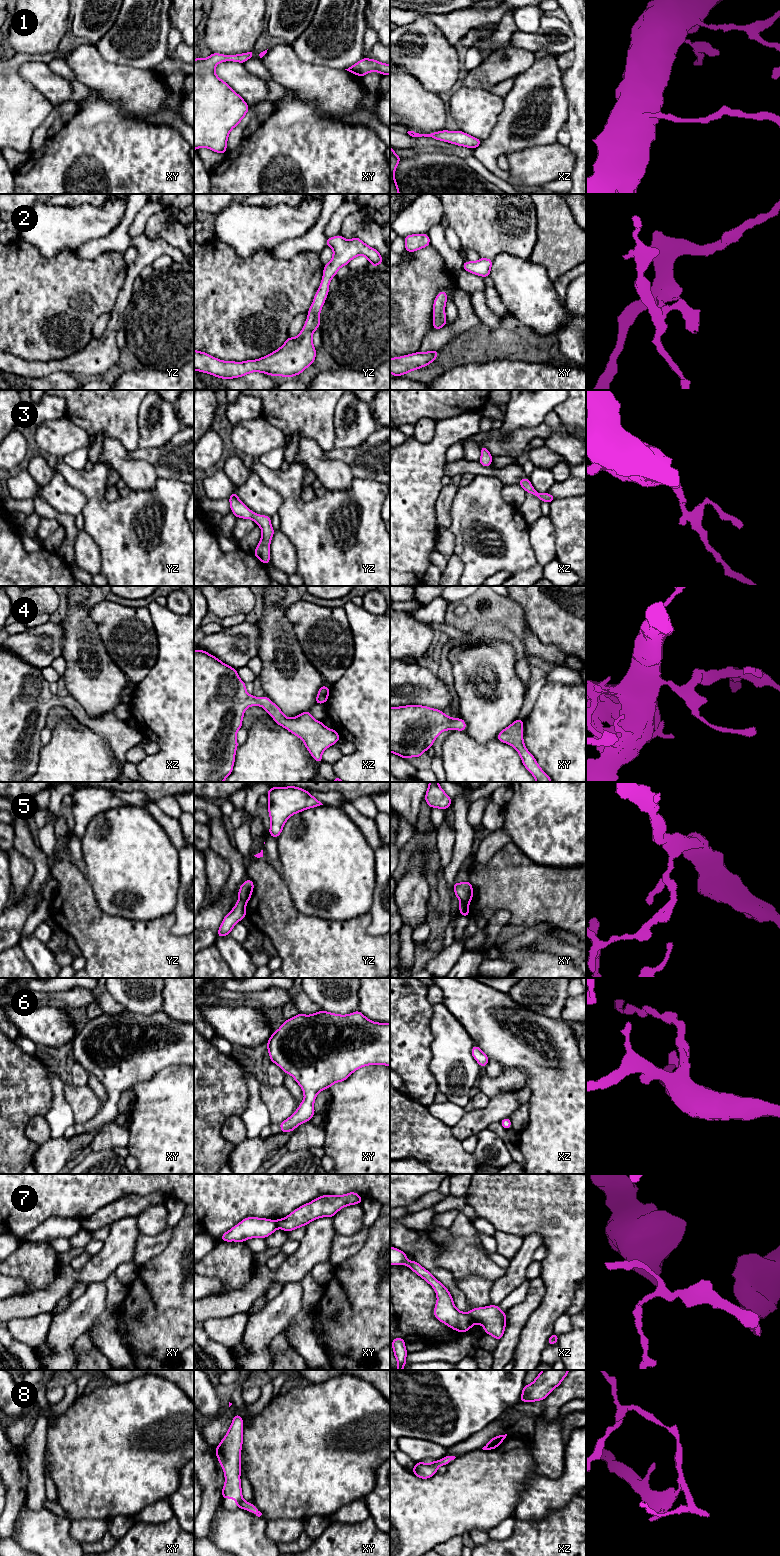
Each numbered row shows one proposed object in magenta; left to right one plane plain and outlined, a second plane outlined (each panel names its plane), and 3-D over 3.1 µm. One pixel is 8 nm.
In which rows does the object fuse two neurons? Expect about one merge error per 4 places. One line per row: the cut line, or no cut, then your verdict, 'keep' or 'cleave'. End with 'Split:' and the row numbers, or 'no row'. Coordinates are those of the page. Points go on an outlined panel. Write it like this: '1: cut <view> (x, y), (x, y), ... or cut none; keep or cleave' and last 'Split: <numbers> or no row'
1: cut none; keep
2: cut none; keep
3: cut none; keep
4: cut none; keep
5: cut xy (468, 902), (461, 903); cleave
6: cut none; keep
7: cut xz (467, 1313), (476, 1322); cleave
8: cut none; keep
Split: 5, 7

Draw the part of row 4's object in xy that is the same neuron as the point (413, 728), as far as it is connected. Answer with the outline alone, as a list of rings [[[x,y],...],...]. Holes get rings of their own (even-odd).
[[[422,705],[390,707],[390,752],[404,759],[420,757],[432,747],[435,739],[446,730],[466,730],[466,722],[462,718],[454,719],[443,711]]]

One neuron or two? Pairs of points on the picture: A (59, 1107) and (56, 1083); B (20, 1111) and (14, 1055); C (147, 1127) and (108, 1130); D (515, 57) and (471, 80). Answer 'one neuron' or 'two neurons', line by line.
A: one neuron
B: one neuron
C: two neurons
D: one neuron

